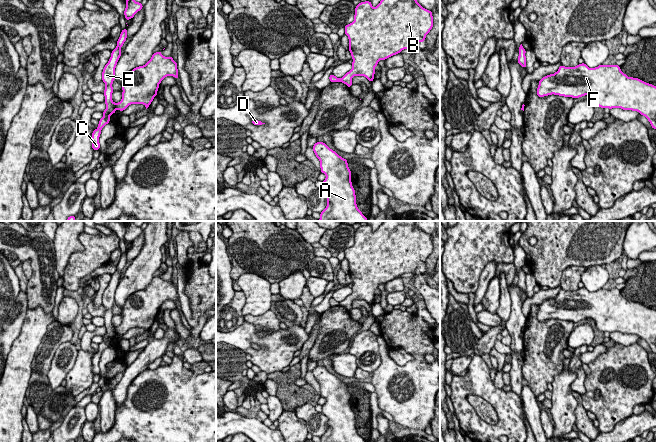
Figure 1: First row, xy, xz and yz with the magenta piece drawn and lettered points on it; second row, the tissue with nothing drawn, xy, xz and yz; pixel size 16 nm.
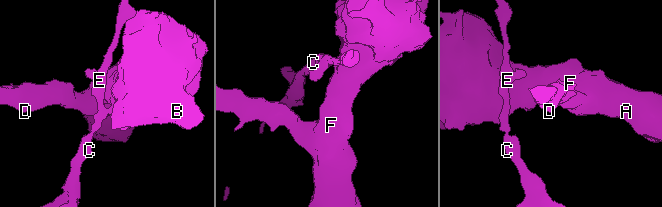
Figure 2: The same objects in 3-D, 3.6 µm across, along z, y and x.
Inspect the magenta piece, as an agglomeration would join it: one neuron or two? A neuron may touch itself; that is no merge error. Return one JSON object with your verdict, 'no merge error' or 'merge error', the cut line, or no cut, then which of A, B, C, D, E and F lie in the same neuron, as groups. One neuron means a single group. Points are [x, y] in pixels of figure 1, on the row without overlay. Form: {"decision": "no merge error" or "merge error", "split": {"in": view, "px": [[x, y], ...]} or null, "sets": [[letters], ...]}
{"decision": "merge error", "split": {"in": "xy", "px": [[114, 327], [116, 332]]}, "sets": [["A", "B", "D", "F"], ["C", "E"]]}

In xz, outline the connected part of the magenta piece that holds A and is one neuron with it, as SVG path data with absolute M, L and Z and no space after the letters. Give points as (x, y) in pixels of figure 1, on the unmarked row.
M316 366L312 373L320 385L320 397L326 399L322 414L328 418L327 430L320 437L320 442L366 442L356 428L348 384L324 366Z

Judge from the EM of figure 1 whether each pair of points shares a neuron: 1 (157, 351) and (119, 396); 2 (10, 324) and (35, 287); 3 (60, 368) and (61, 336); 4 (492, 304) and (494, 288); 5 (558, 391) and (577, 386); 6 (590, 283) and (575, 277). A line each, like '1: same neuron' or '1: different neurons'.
1: same neuron
2: different neurons
3: different neurons
4: same neuron
5: different neurons
6: different neurons

